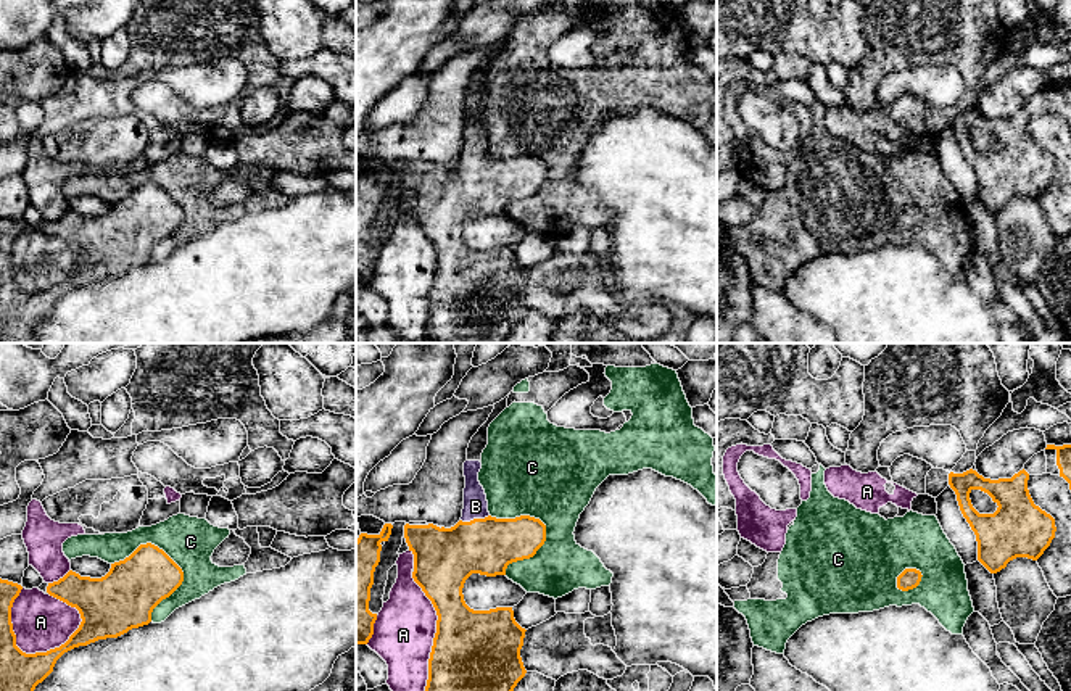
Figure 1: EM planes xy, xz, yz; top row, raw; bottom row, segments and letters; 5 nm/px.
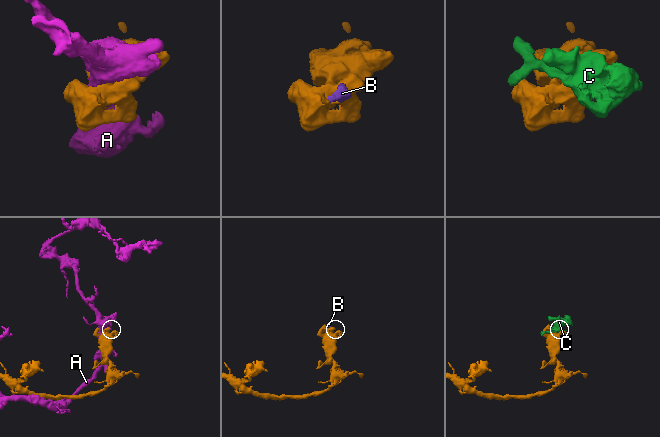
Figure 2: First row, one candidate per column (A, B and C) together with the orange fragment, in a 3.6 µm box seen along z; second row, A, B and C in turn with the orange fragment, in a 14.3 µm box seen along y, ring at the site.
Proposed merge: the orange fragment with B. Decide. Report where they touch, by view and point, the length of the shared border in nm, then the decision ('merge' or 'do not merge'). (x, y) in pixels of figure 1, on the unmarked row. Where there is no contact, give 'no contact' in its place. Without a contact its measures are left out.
contact xz (474, 158); length 150 nm; merge

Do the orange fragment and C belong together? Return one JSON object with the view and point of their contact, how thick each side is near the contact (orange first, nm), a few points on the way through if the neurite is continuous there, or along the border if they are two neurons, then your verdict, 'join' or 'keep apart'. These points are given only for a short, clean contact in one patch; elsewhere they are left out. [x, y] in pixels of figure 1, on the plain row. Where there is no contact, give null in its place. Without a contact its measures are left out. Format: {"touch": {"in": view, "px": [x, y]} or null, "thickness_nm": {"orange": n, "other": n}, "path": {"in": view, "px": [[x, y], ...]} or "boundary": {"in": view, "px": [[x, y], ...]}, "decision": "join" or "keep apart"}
{"touch": {"in": "xy", "px": [182, 218]}, "thickness_nm": {"orange": 300, "other": 260}, "decision": "keep apart"}

